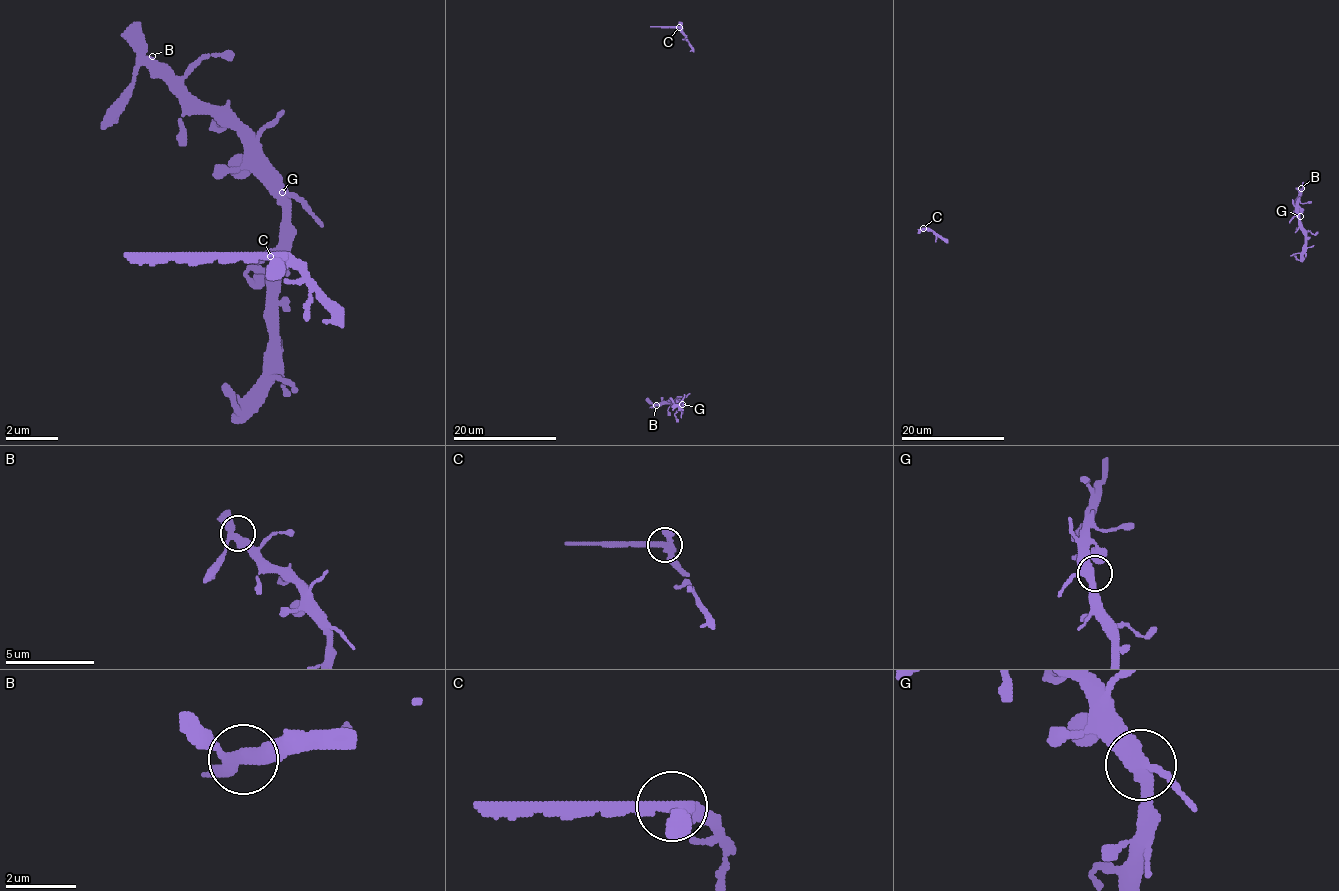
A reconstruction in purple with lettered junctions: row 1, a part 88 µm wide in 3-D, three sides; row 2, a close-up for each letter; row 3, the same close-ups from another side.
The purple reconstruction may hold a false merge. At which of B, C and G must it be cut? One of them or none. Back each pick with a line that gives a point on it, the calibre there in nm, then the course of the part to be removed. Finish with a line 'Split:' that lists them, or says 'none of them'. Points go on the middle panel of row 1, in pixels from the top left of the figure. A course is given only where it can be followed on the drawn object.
C: place (679, 27); calibre 360 nm; course (679, 27), (650, 26)
Split: C

